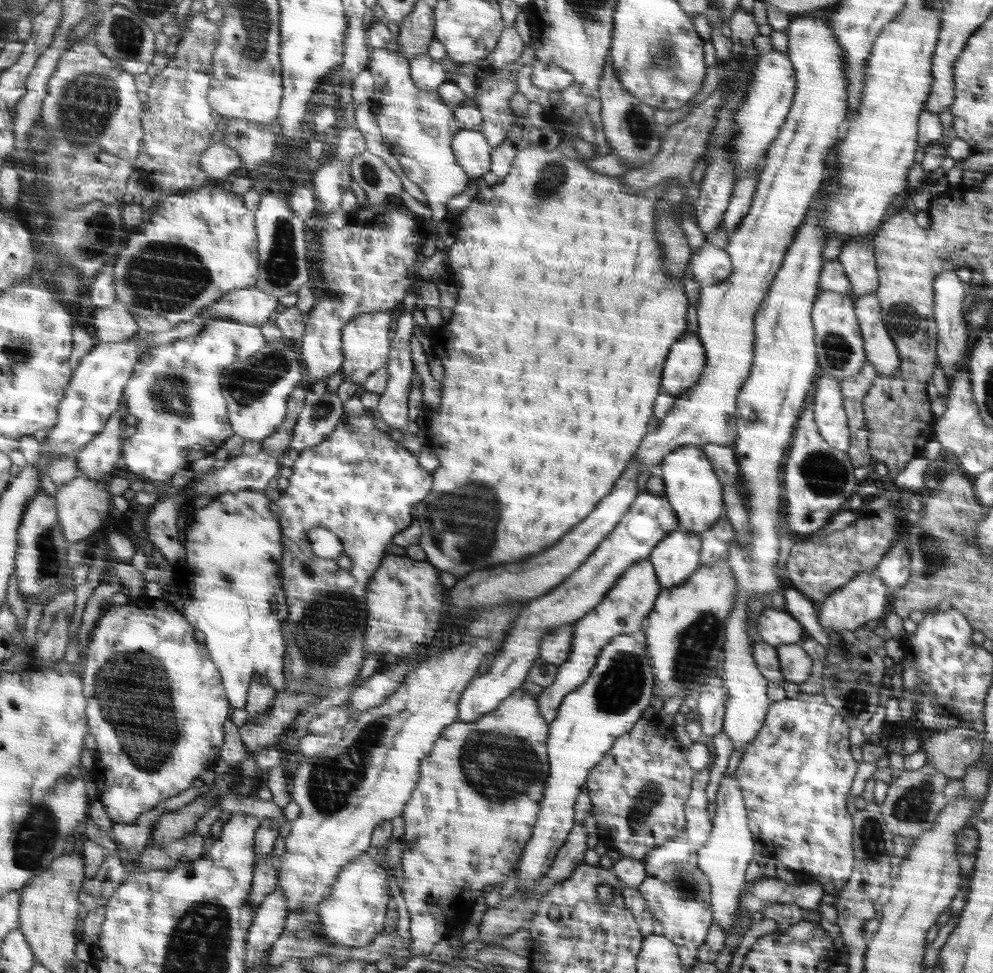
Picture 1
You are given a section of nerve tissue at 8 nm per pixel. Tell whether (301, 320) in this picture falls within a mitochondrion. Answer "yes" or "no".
no

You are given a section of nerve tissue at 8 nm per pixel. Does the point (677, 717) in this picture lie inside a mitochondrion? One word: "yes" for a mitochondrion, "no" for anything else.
no

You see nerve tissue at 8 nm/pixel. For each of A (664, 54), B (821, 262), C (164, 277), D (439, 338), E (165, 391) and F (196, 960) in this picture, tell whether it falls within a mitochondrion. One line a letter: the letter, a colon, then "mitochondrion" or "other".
A: mitochondrion
B: other
C: mitochondrion
D: other
E: mitochondrion
F: mitochondrion

